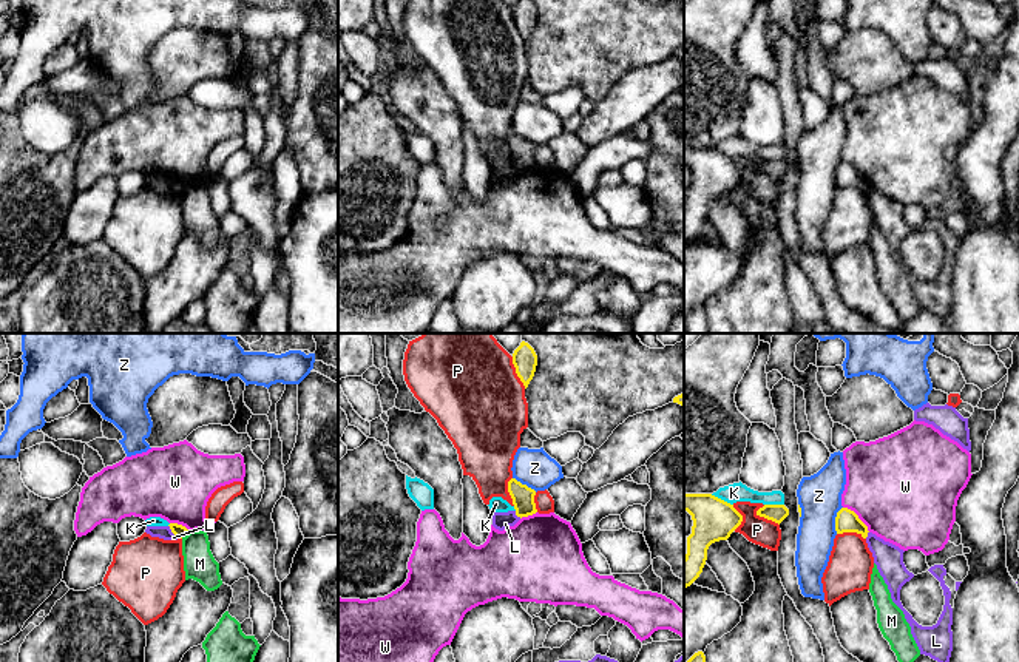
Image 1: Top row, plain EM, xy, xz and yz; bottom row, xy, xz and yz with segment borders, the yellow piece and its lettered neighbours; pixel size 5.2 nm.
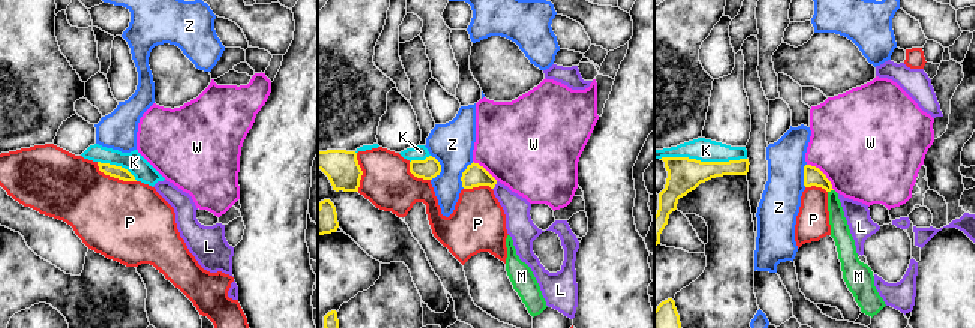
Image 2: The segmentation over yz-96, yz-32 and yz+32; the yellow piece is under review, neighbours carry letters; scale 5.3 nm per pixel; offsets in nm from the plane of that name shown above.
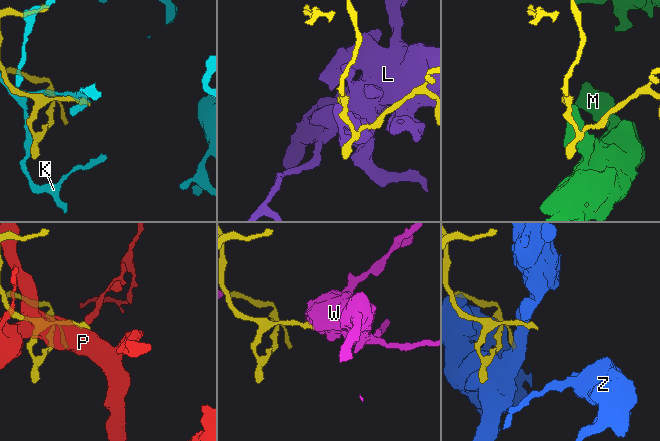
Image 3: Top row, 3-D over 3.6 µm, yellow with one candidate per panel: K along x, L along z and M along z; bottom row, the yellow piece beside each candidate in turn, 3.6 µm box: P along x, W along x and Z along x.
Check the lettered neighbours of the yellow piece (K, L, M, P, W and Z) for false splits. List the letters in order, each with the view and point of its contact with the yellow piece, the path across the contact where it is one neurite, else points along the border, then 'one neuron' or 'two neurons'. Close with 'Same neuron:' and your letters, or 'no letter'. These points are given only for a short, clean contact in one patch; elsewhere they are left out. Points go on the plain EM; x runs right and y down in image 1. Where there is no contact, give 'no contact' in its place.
K: meets yellow in yz at (720, 153); two neurons
L: meets yellow in xy at (172, 185); border along xy (169, 179), (176, 193); two neurons
M: meets yellow in xy at (184, 190); border along xy (189, 185), (181, 192); two neurons
P: meets yellow in yz at (768, 173); two neurons
W: meets yellow in yz at (857, 172); border along yz (843, 161), (849, 162), (870, 185); two neurons
Z: meets yellow in yz at (836, 175); two neurons
Same neuron: no letter

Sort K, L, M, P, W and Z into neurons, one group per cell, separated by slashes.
K / L / M / P / W / Z

